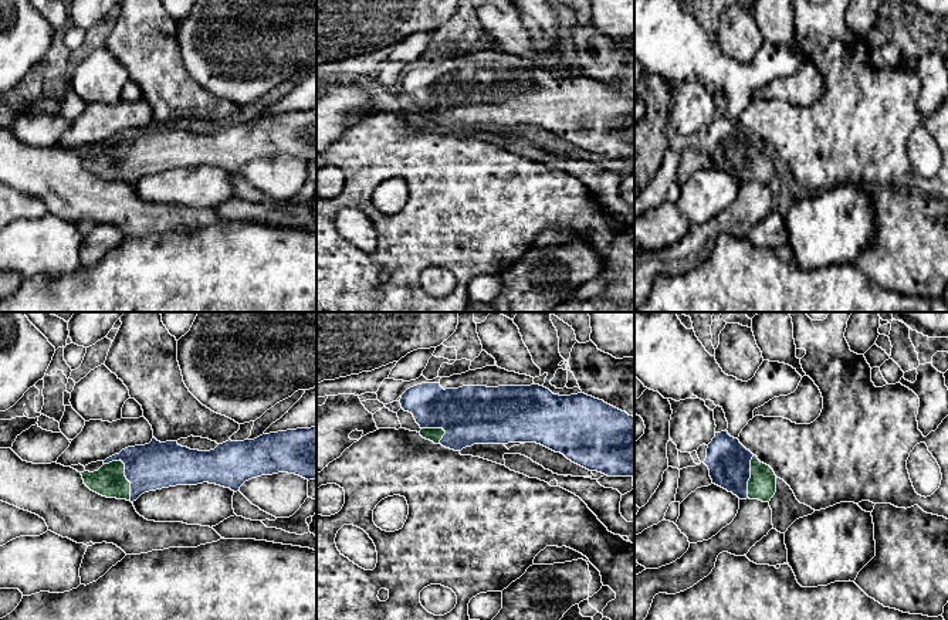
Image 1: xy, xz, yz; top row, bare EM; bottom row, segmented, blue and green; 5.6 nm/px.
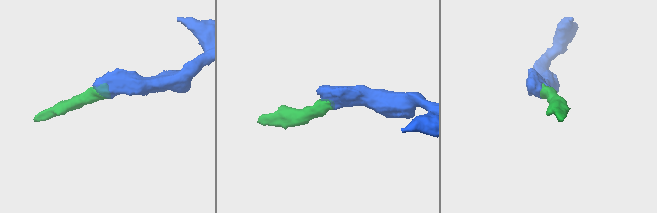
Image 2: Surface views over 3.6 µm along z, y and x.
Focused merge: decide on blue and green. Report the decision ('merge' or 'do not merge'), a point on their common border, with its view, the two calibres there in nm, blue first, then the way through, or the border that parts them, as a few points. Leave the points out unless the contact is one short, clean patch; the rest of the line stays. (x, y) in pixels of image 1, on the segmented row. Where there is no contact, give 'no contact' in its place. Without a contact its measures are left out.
merge; meets blue in xy at (125, 473); 260 nm thick on the blue side, 180 nm on the other; runs through xy (155, 466), (125, 473), (109, 481)

